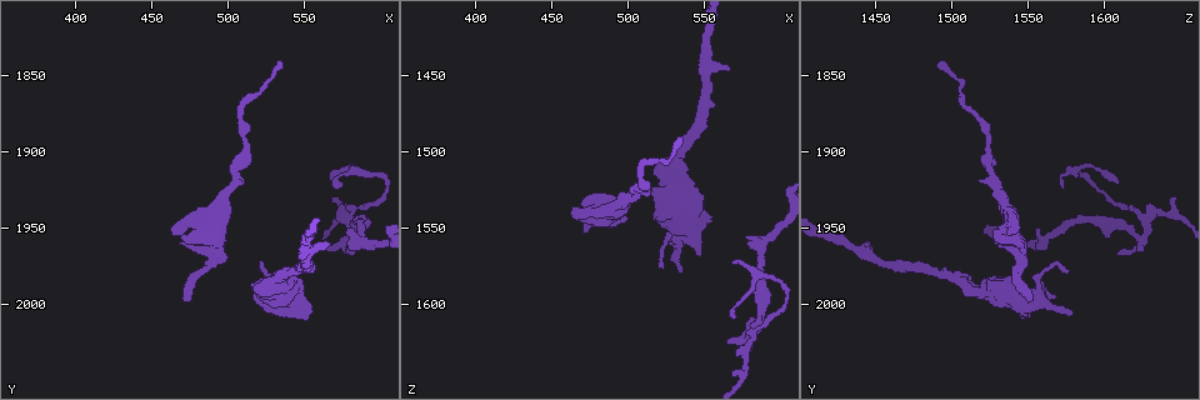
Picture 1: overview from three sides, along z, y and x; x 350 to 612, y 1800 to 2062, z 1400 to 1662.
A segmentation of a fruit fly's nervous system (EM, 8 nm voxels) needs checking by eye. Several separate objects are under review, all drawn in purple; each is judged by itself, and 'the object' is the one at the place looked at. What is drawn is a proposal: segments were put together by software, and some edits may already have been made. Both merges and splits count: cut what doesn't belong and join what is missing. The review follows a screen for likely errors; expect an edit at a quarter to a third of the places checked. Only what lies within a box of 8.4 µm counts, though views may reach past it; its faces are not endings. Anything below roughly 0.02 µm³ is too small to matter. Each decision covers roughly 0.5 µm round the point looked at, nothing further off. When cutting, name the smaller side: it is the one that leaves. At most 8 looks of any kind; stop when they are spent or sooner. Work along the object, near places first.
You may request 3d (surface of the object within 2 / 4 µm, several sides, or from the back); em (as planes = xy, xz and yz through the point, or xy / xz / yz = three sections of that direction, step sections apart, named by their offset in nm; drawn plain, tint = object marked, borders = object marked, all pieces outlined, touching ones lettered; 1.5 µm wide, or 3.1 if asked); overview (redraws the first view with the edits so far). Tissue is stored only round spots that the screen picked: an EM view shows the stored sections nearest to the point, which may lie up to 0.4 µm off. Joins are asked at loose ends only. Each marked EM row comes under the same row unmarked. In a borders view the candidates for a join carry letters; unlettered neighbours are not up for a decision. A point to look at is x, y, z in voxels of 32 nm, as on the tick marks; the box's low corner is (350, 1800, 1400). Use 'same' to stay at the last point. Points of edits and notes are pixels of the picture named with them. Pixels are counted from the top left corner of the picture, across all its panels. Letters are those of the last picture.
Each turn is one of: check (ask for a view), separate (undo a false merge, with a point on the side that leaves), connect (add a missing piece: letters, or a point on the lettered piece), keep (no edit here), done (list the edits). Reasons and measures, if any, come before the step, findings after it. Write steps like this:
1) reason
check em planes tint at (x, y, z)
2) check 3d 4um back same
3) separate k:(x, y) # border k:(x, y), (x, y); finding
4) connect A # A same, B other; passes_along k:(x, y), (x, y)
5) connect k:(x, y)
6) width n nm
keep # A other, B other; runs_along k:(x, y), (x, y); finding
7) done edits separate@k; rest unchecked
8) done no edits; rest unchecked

check em planes borders at (470, 1996, 1552)

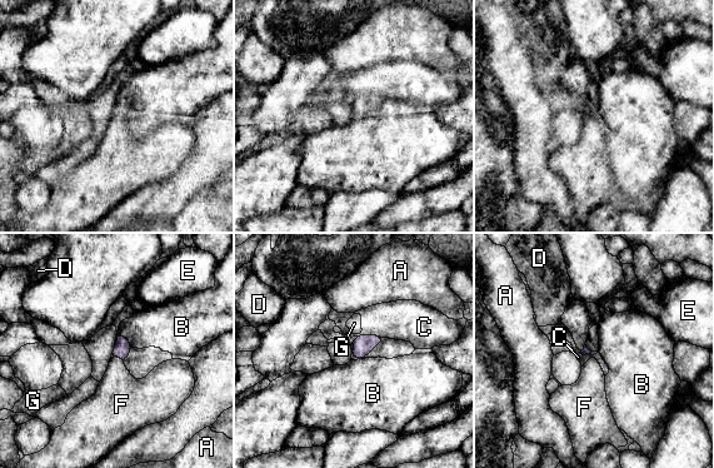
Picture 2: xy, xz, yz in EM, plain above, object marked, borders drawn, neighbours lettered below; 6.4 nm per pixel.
connect F # A other, B other, C other, D other, E other, F same, G other; passes_along 2:(121, 349), (119, 357), (119, 396); it goes on there

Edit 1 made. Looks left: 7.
see it whole again
check overview

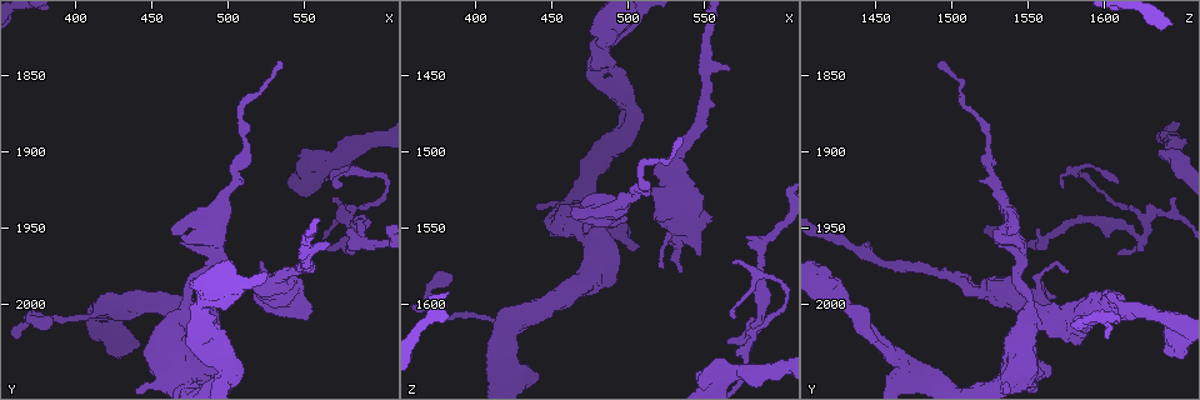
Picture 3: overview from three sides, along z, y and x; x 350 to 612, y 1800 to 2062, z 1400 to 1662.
tapers out
check em planes borders at (534, 1840, 1494)

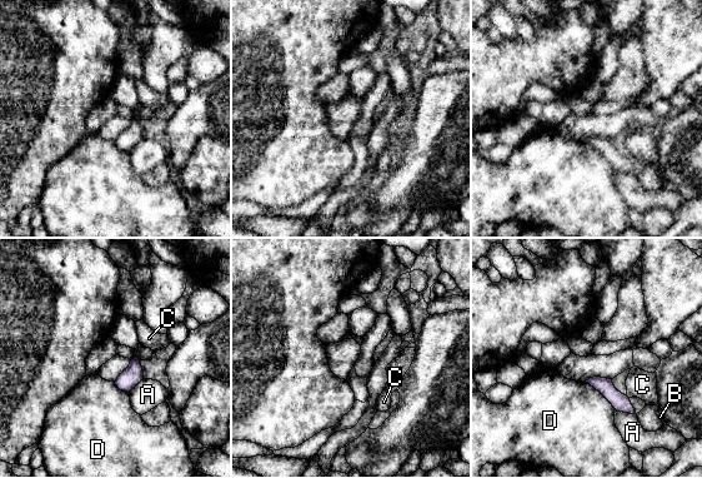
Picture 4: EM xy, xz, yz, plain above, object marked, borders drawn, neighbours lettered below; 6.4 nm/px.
longest_contact D 260 nm
keep # A other, B other, C other, D other; runs_along 4:(592, 381), (602, 384), (630, 409); no lettered piece goes on from it

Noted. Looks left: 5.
side arm on a straight run
check em planes borders at (578, 1948, 1626)

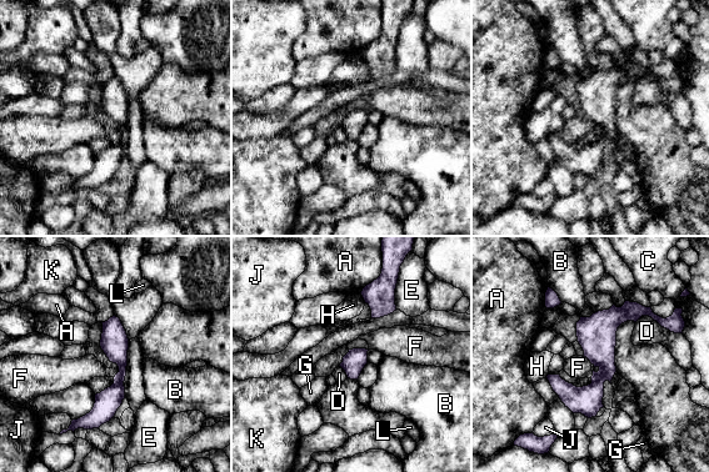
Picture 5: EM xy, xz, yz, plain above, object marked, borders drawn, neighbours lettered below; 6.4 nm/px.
keep # A other, B other, C other, D other, E other, F other, G other, H other, J other, K other, L other; border 5:(113, 362), (118, 367), (114, 377); continuous, no second cell

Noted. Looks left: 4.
done edits connect@2; rest unchecked

